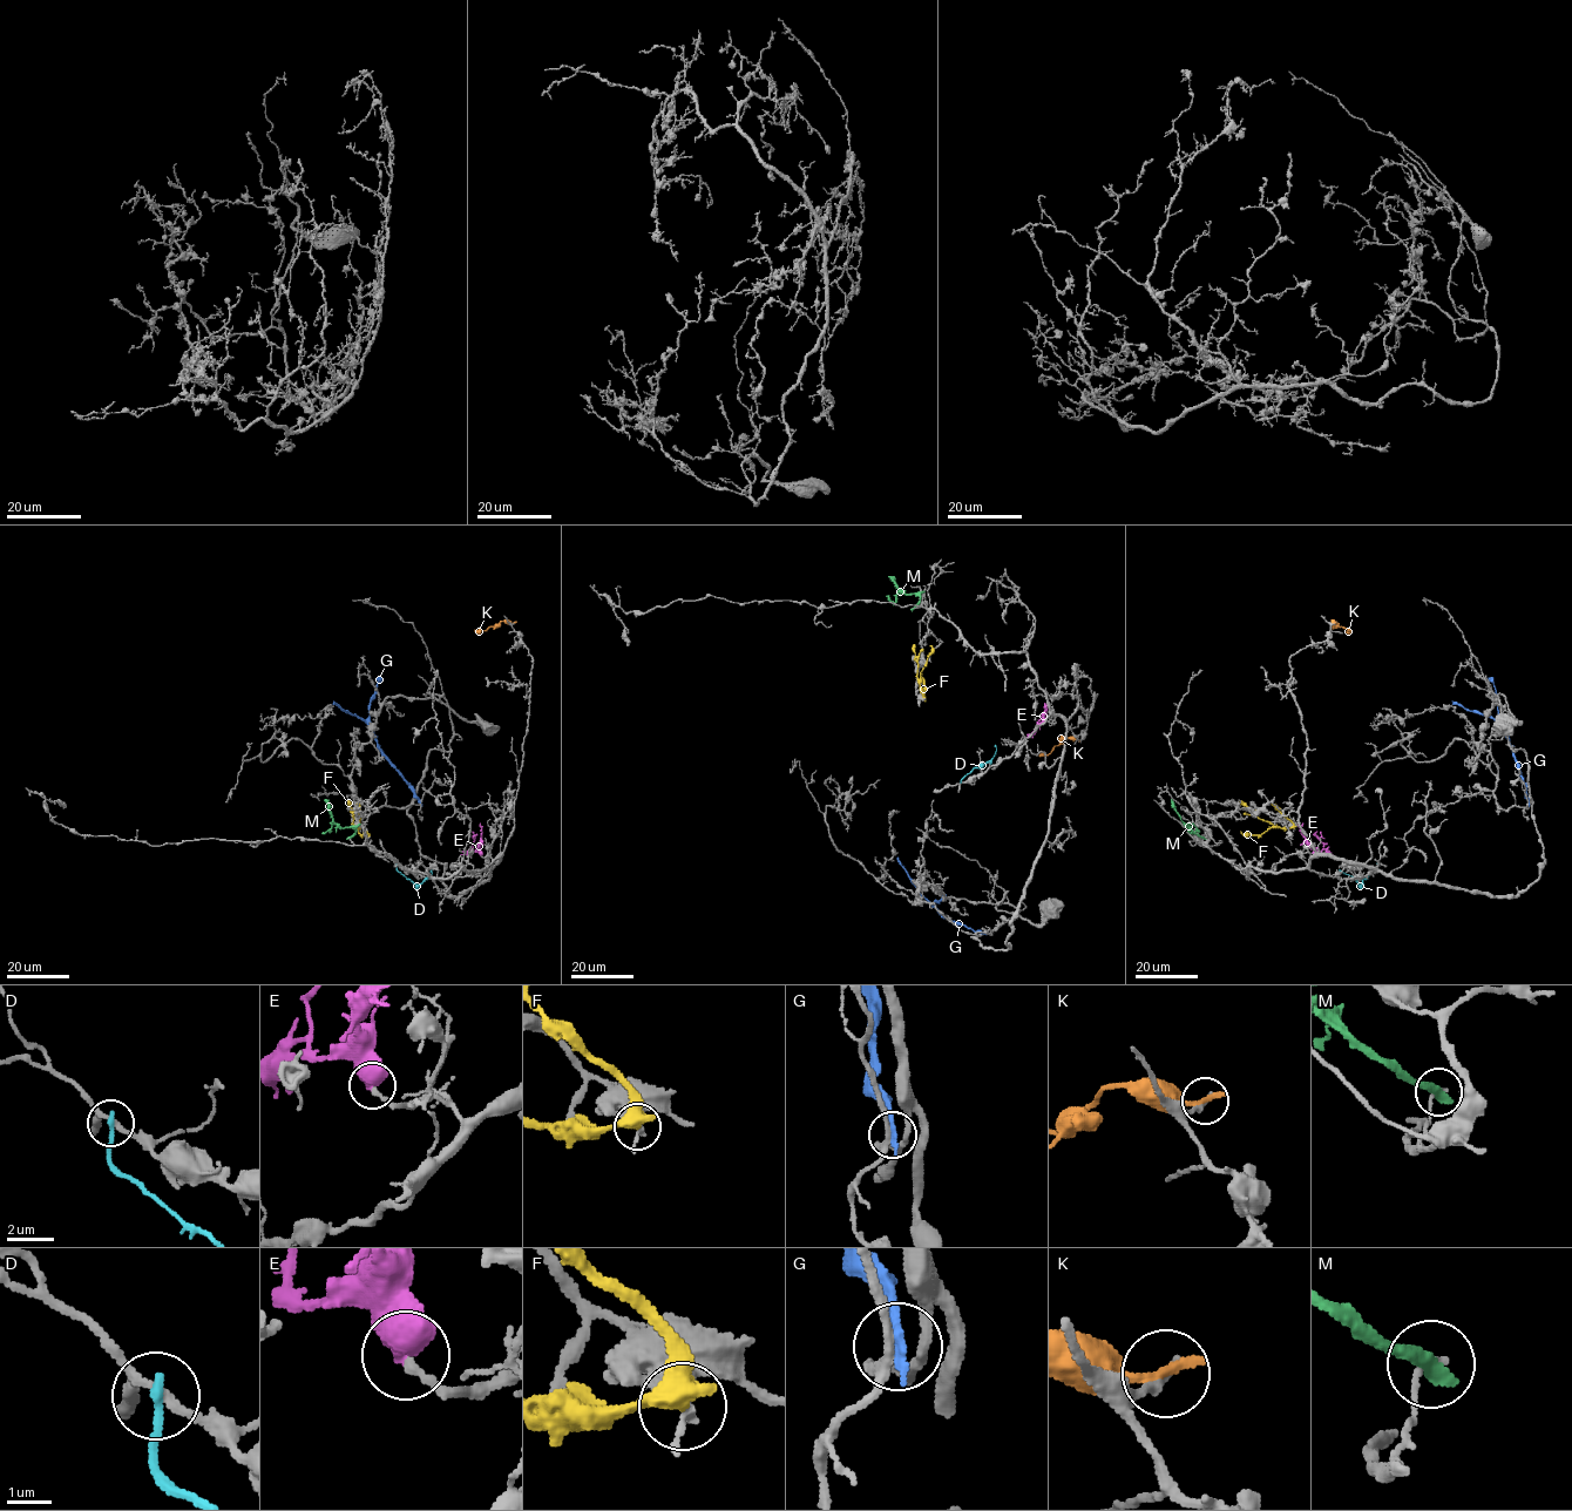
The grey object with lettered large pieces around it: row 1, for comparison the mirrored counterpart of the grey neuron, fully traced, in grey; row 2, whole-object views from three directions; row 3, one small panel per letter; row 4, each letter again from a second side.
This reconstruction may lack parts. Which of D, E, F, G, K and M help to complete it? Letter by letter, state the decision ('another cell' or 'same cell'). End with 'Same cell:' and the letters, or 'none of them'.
D: another cell
E: same cell
F: another cell
G: another cell
K: another cell
M: another cell
Same cell: E

